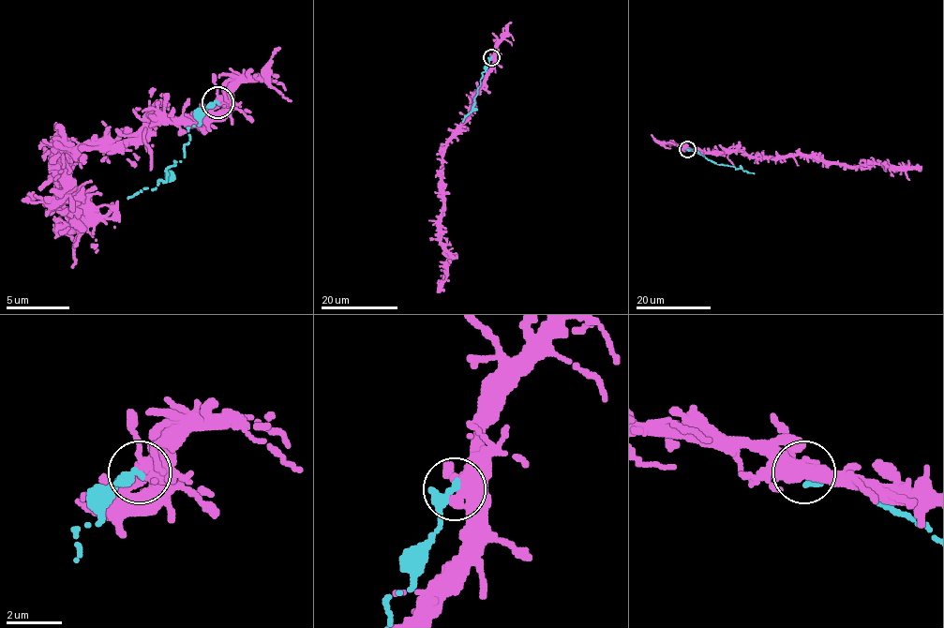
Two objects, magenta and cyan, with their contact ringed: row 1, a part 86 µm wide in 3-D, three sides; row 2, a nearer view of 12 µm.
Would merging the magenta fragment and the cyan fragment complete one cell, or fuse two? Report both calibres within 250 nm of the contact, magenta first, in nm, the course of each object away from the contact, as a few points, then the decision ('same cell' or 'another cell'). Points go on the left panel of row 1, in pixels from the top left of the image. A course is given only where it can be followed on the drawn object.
calibres 360 and 400 nm; course magenta (219, 103), (220, 113), (162, 116), (116, 147), (64, 145), (59, 202), (87, 217), (53, 239); course cyan (217, 103), (211, 105), (188, 127), (180, 160), (165, 168), (159, 181), (128, 198); another cell

